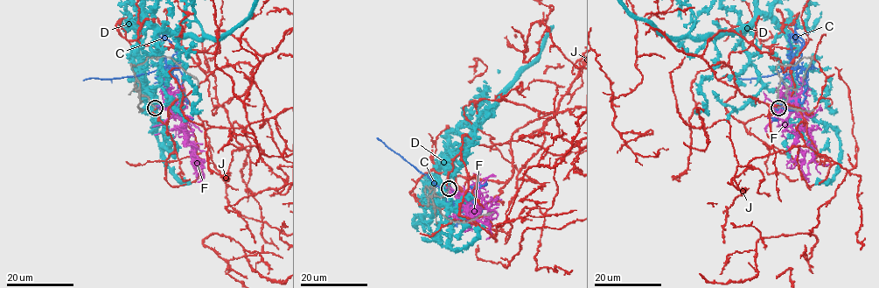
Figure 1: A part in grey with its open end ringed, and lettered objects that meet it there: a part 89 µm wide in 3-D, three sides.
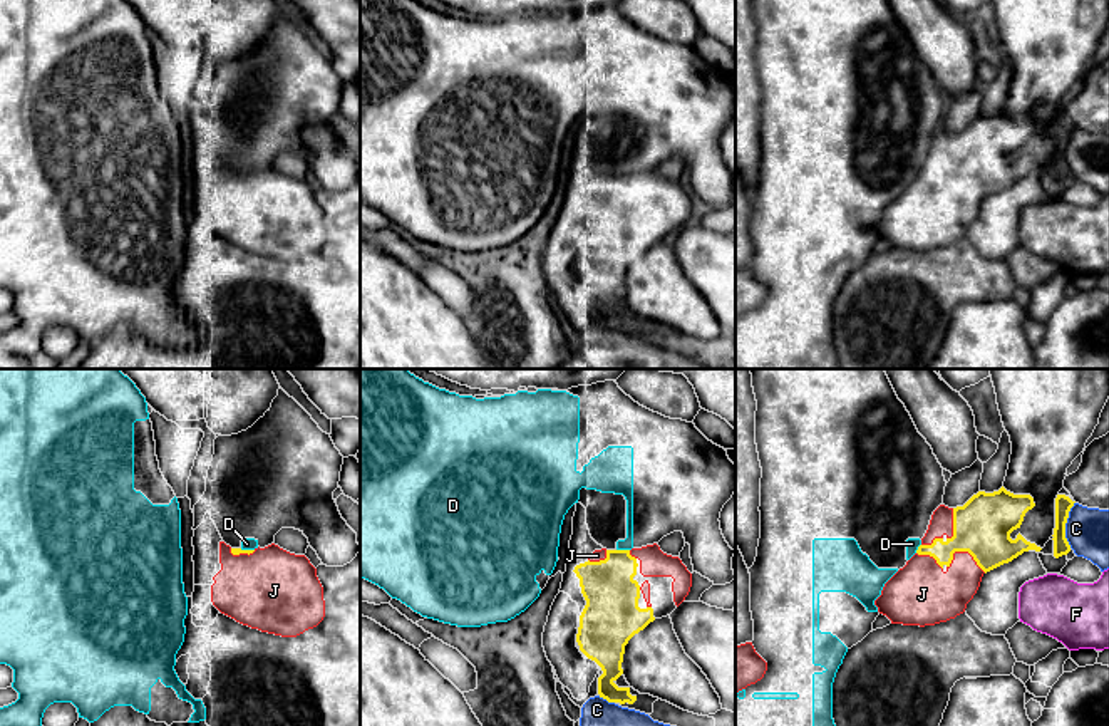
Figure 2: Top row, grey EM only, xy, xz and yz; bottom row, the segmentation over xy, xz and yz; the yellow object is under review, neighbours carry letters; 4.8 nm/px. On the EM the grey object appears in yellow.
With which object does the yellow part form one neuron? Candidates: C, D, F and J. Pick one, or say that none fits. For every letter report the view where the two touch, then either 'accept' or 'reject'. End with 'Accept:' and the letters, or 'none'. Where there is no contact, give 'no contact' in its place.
C: contact in yz; reject
D: contact in xz; reject
F: no contact; reject
J: contact in yz; accept
Accept: J

